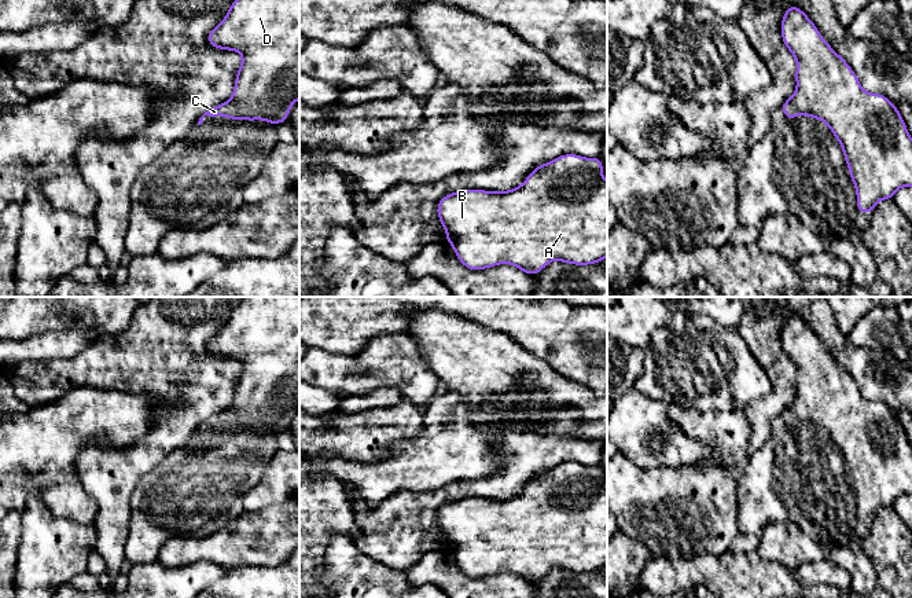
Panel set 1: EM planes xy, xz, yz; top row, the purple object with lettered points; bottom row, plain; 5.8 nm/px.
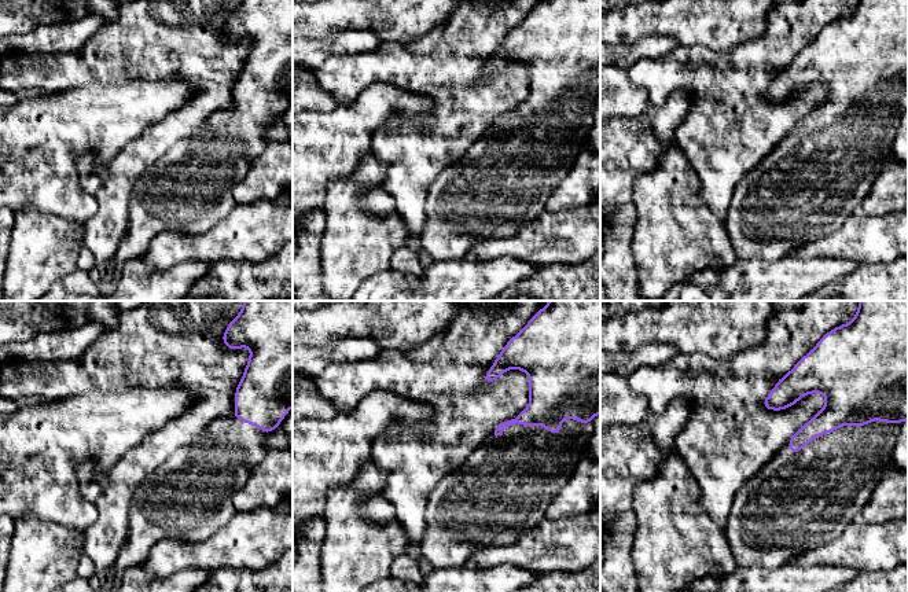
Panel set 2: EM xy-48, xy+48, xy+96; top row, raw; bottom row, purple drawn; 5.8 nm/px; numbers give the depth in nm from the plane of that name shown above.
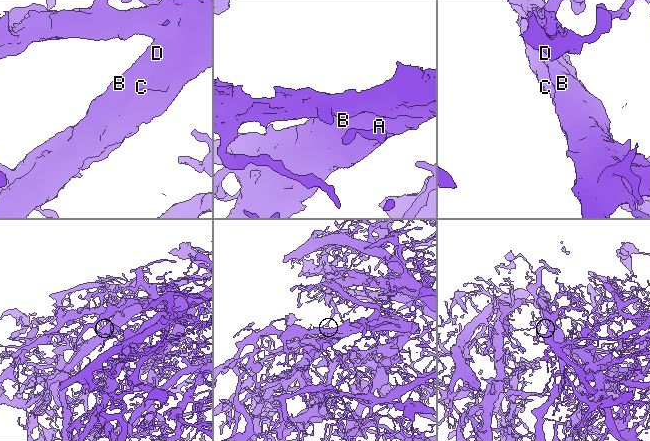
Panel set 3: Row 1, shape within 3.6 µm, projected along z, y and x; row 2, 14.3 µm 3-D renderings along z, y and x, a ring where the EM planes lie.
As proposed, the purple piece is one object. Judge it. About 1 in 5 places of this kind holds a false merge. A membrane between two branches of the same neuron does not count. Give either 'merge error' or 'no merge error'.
no merge error

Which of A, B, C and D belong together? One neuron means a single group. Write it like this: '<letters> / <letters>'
A B C D

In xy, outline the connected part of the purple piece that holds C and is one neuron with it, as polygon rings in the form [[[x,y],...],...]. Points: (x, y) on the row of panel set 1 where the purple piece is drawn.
[[[235,0],[227,11],[225,18],[213,30],[209,32],[207,40],[213,48],[238,51],[242,55],[242,65],[236,73],[235,88],[231,99],[207,110],[199,118],[198,125],[203,122],[205,115],[224,115],[229,120],[243,118],[246,121],[262,120],[265,122],[276,125],[284,122],[288,118],[288,111],[291,106],[299,99],[299,0]]]

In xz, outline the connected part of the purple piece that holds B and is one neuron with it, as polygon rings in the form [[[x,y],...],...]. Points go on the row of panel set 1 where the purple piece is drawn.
[[[563,154],[538,165],[526,180],[510,191],[466,190],[440,199],[437,214],[459,261],[471,271],[511,264],[527,275],[541,272],[549,261],[575,265],[600,263],[607,257],[607,181],[600,157]]]

